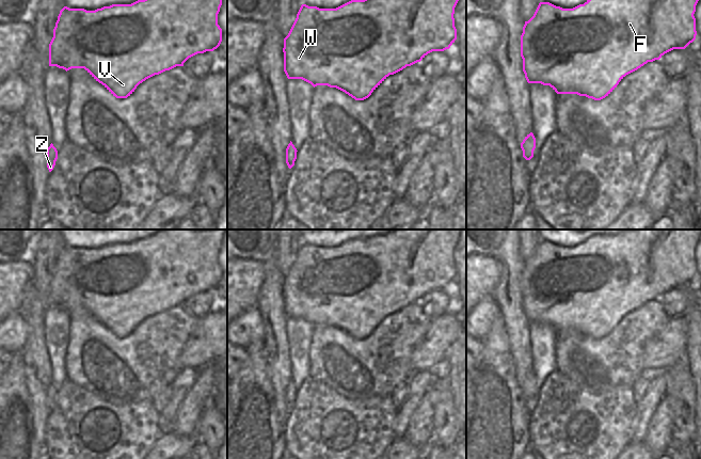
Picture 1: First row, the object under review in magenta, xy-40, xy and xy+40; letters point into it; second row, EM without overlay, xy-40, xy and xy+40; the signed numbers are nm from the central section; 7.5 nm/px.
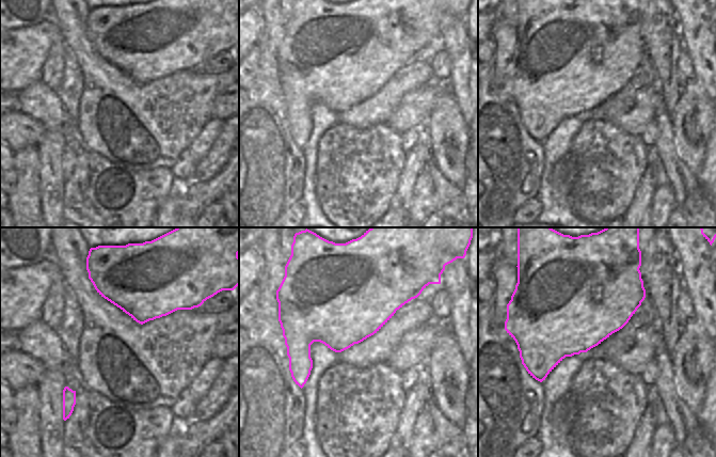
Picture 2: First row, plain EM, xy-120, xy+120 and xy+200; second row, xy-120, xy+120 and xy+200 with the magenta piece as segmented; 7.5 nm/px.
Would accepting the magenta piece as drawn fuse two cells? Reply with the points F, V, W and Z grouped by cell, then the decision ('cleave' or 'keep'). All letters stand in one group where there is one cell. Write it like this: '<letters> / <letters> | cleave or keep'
F V W Z | keep

